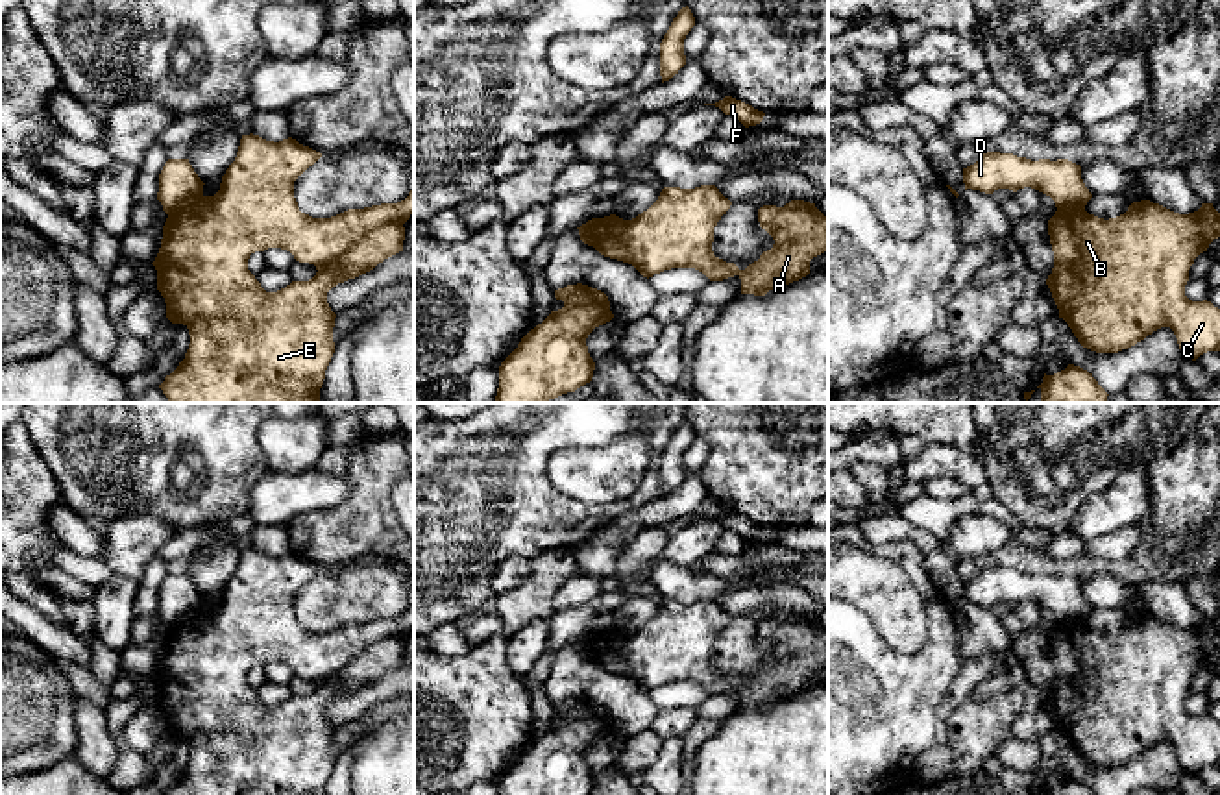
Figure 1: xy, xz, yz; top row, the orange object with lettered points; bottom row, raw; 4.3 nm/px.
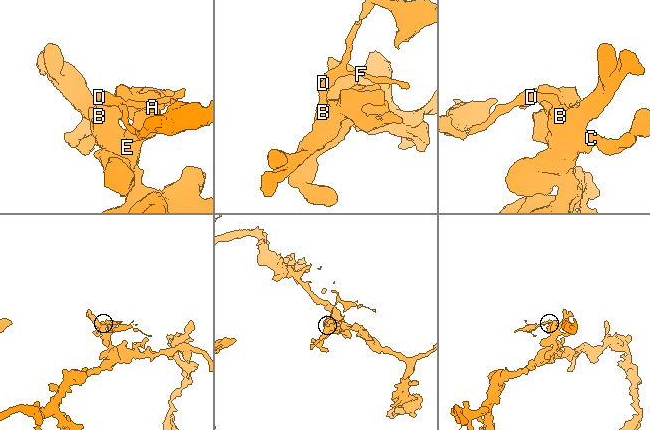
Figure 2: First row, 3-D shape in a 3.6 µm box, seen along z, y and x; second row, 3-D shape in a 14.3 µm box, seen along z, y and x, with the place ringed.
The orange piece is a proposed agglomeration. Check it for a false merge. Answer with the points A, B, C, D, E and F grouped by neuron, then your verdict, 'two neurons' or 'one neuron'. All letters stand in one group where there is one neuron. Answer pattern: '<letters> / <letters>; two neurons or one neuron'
A B C E / D F; two neurons

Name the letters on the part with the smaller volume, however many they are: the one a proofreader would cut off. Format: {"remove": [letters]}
{"remove": ["D", "F"]}

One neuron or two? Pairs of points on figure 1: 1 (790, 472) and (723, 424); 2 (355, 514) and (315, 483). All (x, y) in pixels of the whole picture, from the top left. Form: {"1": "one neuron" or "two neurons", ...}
{"1": "one neuron", "2": "two neurons"}

